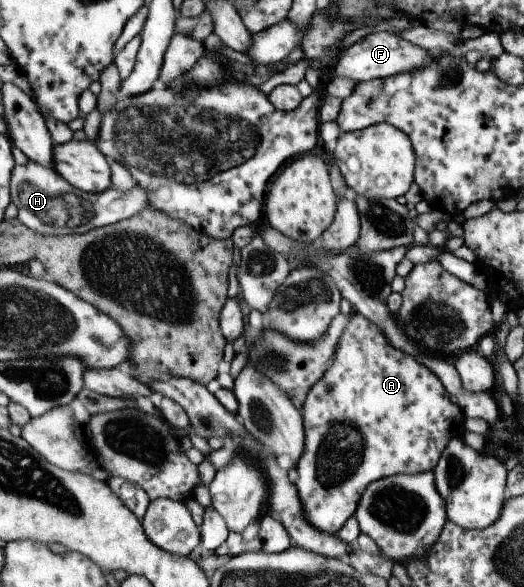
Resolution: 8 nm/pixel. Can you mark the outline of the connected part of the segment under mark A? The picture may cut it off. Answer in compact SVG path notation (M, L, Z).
M352 313L350 328L344 331L344 336L340 338L340 344L338 345L338 352L334 359L334 364L328 368L328 372L324 374L324 378L314 385L314 388L308 392L305 402L301 408L303 414L303 423L306 430L306 450L300 458L300 466L298 466L298 478L294 479L294 483L298 486L298 492L300 492L300 498L302 498L302 506L304 506L304 512L306 512L306 518L312 526L316 526L318 530L322 532L328 532L328 534L338 534L338 530L355 516L356 511L359 509L362 496L367 492L368 486L373 482L382 480L386 477L391 477L399 474L408 474L412 476L415 474L431 472L436 466L436 462L439 461L440 454L446 448L448 441L451 439L462 439L462 412L456 404L450 402L450 396L448 392L444 390L442 383L438 380L437 376L434 376L424 364L416 362L410 354L398 350L396 346L392 346L388 342L388 338L382 334L380 326L376 326L376 323L372 320L368 320L366 316L360 313Z

